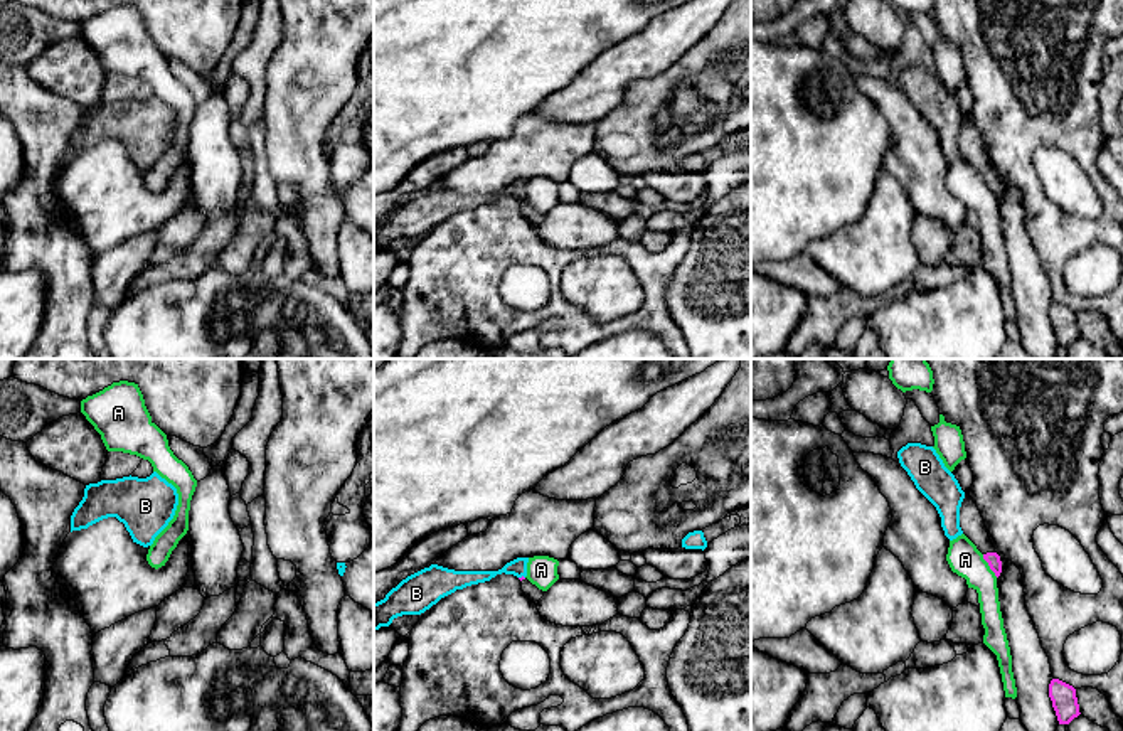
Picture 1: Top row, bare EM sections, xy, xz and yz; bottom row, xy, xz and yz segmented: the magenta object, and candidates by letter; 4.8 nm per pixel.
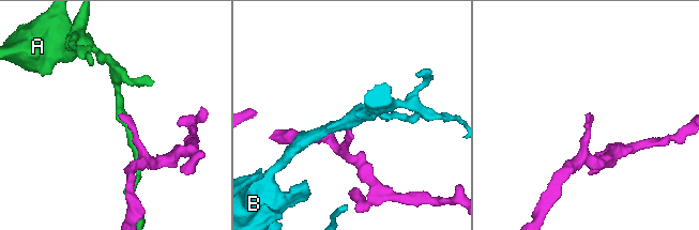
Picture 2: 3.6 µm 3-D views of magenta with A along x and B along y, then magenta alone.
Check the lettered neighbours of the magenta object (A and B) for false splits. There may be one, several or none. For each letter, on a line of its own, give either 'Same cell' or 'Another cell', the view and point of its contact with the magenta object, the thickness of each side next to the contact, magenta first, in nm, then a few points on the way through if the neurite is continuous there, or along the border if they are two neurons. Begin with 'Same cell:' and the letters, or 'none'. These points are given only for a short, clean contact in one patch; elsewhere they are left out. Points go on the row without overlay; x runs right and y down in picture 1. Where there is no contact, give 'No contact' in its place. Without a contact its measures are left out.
Same cell: B
A: Another cell. Touches magenta at yz (989, 187). Thickness 70 nm (magenta) against 160 nm
B: Same cell. Touches magenta at xz (522, 199). Thickness 20 nm (magenta) against 80 nm. Path across: xz (522, 199), (517, 189)

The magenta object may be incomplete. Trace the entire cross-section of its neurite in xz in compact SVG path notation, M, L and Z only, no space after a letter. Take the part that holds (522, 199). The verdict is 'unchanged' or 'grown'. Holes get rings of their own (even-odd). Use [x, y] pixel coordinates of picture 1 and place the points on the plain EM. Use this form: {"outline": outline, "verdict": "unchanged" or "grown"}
{"outline": "M517 180L498 194L455 194L431 187L392 211L384 222L374 226L374 254L389 249L402 237L421 237L441 221L471 207L485 205L497 197L514 197L520 204L527 199L529 180Z", "verdict": "grown"}

